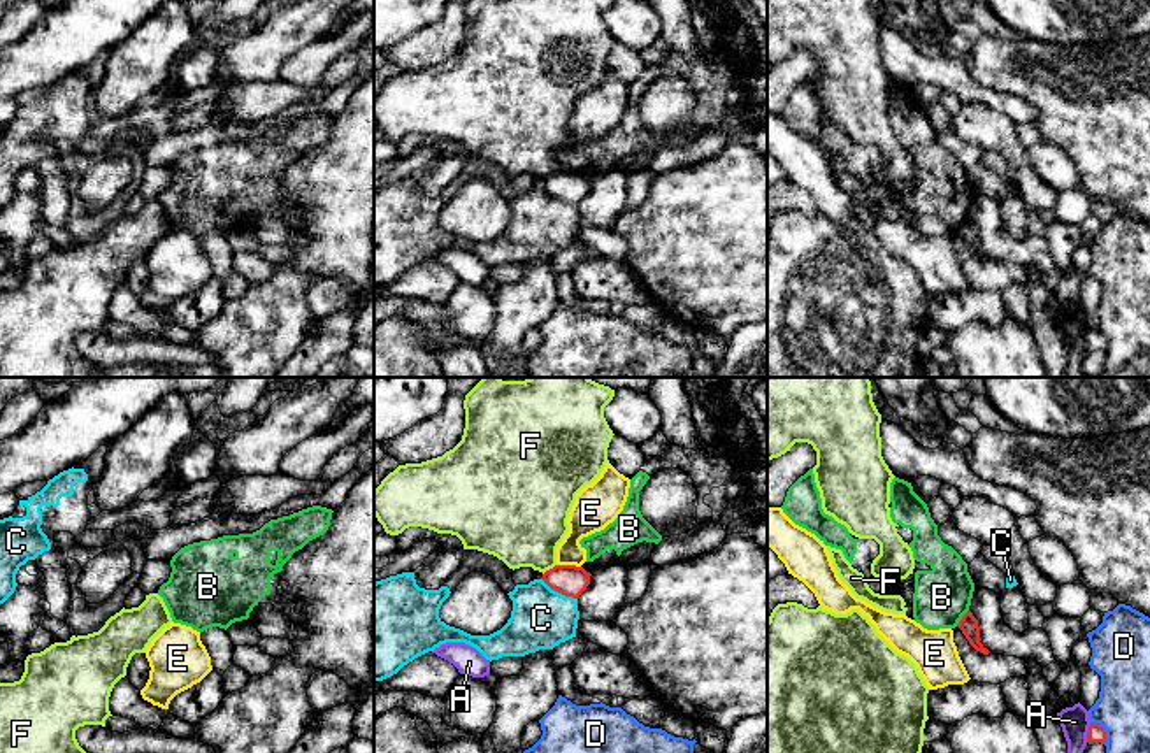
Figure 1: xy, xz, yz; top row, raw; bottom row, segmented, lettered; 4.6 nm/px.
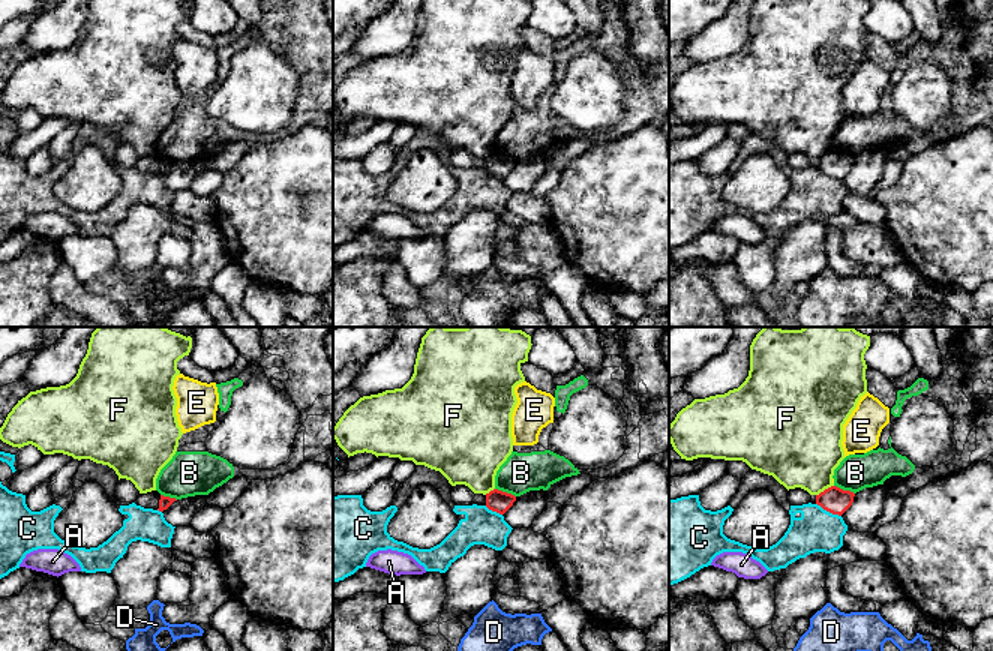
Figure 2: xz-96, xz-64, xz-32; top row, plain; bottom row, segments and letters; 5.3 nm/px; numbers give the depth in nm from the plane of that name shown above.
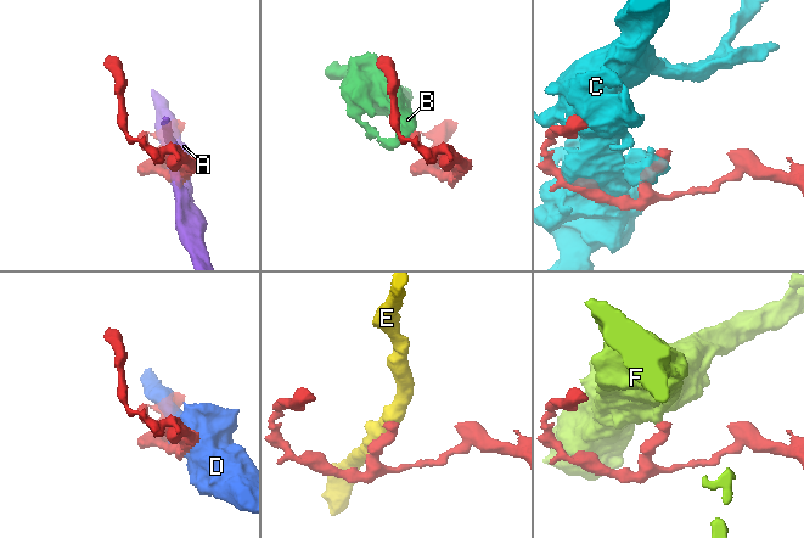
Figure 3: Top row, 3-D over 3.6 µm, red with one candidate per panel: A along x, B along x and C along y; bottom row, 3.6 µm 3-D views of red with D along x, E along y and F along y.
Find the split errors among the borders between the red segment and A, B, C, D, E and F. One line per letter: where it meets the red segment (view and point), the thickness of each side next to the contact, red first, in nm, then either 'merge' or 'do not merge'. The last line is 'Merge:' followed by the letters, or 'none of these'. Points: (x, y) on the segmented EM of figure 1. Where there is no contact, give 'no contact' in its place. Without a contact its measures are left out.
A: yz (1089, 732) | 80/130 nm | do not merge
B: yz (963, 618) | 80/260 nm | do not merge
C: xz (559, 592) | 140/280 nm | do not merge
D: yz (1105, 731) | 80/240 nm | do not merge
E: xz (569, 566) | 140/170 nm | do not merge
F: xz (550, 569) | 140/380 nm | do not merge
Merge: none of these

